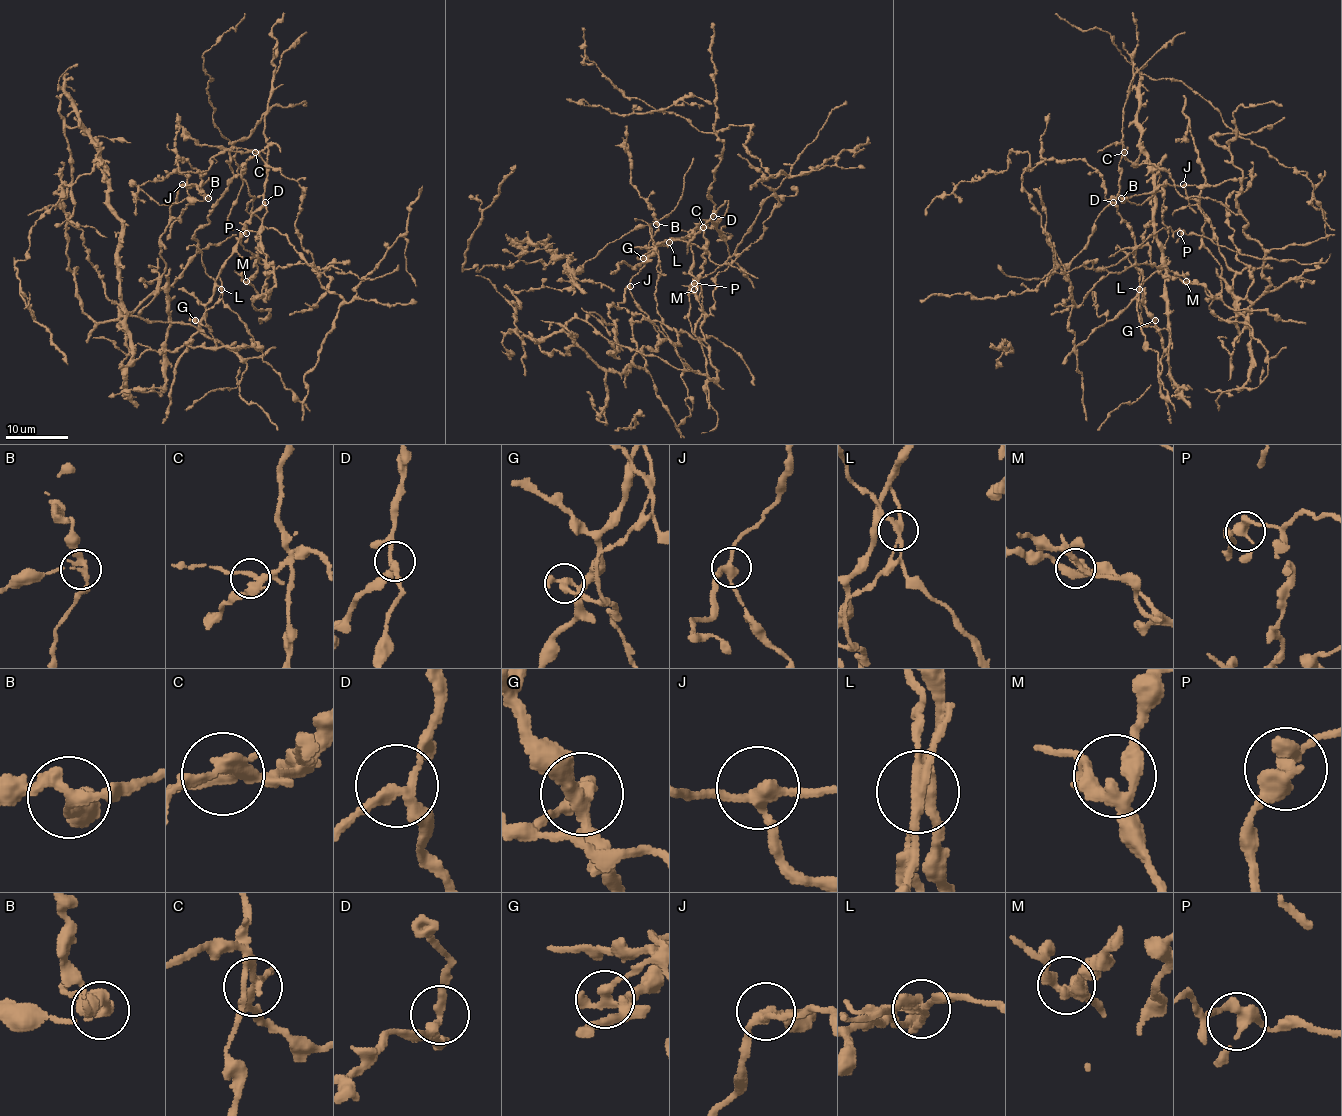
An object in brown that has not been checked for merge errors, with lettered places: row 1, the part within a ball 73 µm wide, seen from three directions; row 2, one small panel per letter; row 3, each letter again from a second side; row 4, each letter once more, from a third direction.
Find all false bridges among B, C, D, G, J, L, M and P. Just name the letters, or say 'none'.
G, L

